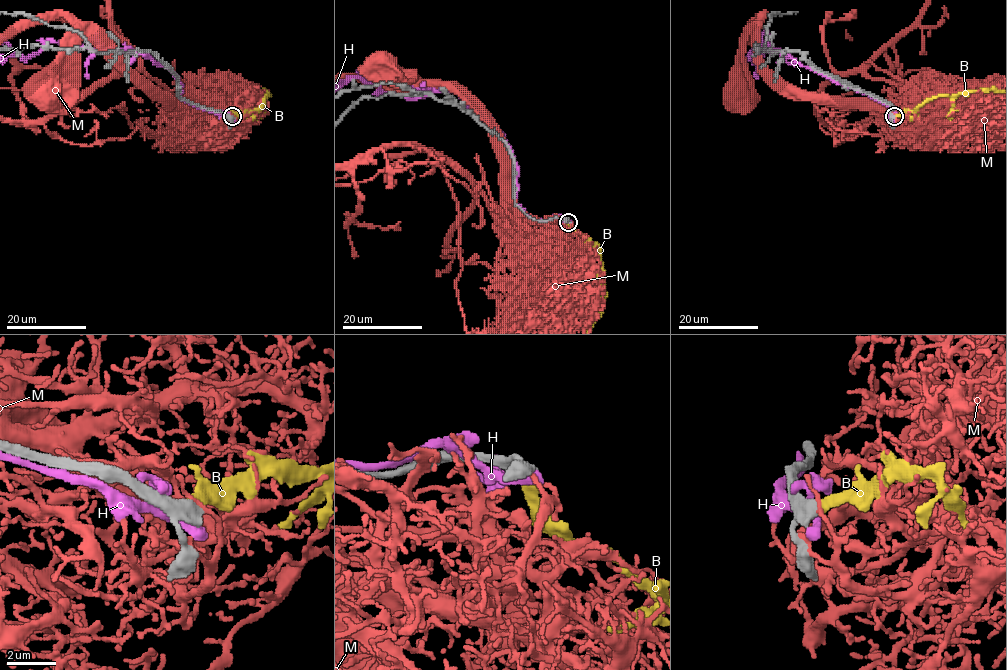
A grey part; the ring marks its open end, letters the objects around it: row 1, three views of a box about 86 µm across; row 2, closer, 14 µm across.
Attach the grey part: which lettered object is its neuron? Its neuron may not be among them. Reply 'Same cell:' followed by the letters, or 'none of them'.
Same cell: B

